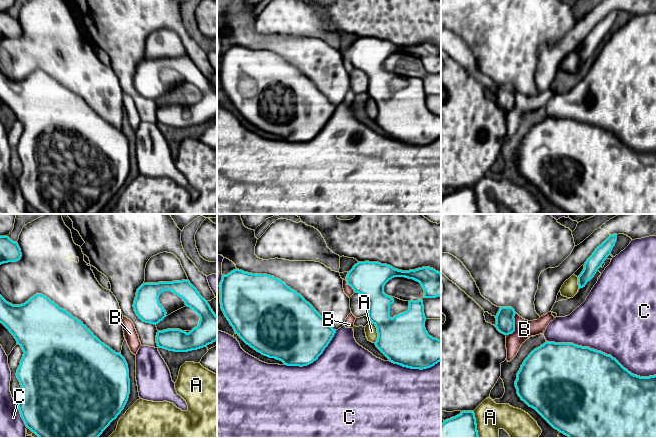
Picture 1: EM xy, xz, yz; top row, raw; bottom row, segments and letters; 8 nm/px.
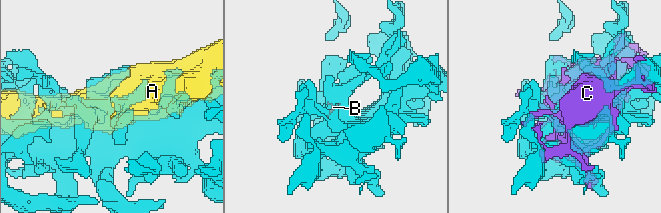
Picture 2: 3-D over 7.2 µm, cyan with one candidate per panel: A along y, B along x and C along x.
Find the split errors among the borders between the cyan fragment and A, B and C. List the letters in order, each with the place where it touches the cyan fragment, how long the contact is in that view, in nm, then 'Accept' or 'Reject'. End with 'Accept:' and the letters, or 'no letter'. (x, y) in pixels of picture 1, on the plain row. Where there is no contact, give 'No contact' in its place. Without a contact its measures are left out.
A: Touches cyan at xz (377, 108). Shared border 180 nm. Reject
B: Touches cyan at yz (514, 101). Shared border 200 nm. Reject
C: Touches cyan at yz (600, 127). Shared border 900 nm. Reject
Accept: no letter

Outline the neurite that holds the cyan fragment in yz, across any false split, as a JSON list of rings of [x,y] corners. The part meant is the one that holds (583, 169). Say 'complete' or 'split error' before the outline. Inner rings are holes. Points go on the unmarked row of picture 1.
complete; [[[546,117],[524,136],[515,163],[522,177],[569,214],[656,214],[656,151],[634,151],[601,127]]]

